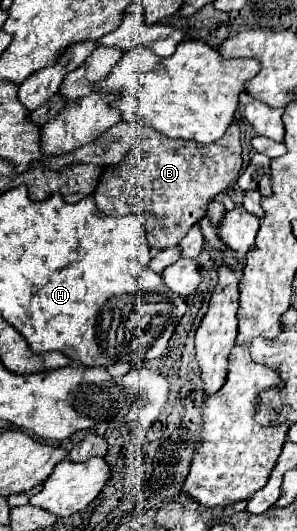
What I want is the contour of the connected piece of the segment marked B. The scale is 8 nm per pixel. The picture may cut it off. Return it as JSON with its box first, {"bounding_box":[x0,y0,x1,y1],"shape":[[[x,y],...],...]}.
{"bounding_box":[95,122,241,250],"shape":[[[233,122],[223,138],[213,144],[199,144],[191,140],[173,140],[163,134],[155,134],[149,138],[143,138],[141,144],[133,146],[127,152],[127,158],[115,166],[107,166],[103,170],[101,182],[95,188],[95,204],[103,214],[129,214],[129,212],[141,212],[147,218],[145,232],[149,238],[149,246],[155,250],[171,248],[181,242],[181,238],[189,232],[189,228],[199,222],[199,218],[207,212],[207,202],[213,200],[217,194],[225,192],[233,180],[237,180],[241,170],[241,142],[239,142],[239,126]]]}

